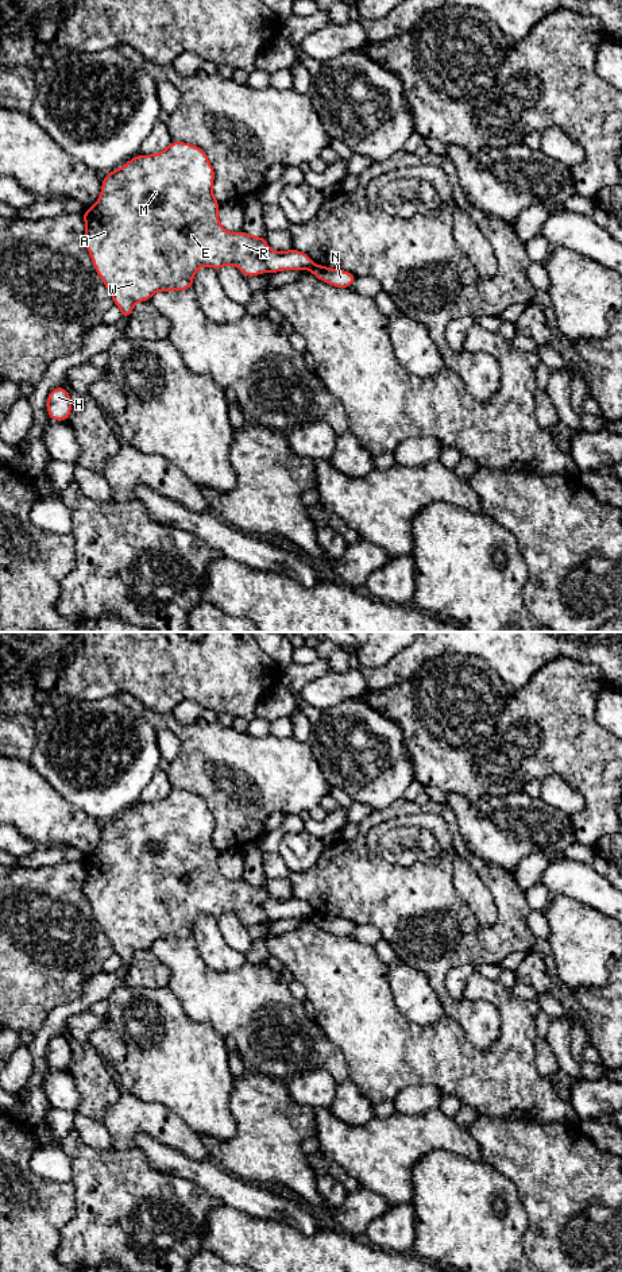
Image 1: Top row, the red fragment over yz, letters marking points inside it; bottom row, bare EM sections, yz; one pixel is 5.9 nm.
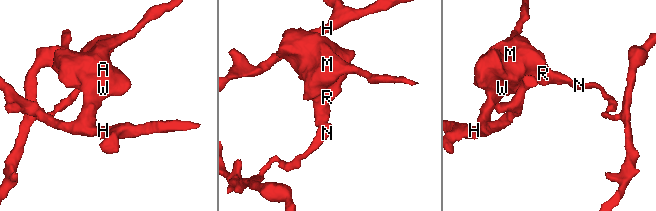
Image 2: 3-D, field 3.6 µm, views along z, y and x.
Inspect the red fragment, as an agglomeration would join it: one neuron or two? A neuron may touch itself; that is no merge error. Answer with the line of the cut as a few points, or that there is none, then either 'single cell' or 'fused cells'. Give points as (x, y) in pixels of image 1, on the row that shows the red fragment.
cut yz (315, 265), (310, 269); fused cells

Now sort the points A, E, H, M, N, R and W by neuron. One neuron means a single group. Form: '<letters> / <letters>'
A E H M R W / N

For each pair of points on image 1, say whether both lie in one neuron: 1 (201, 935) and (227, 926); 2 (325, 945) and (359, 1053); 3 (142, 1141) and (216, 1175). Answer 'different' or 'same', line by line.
1: different
2: same
3: same

